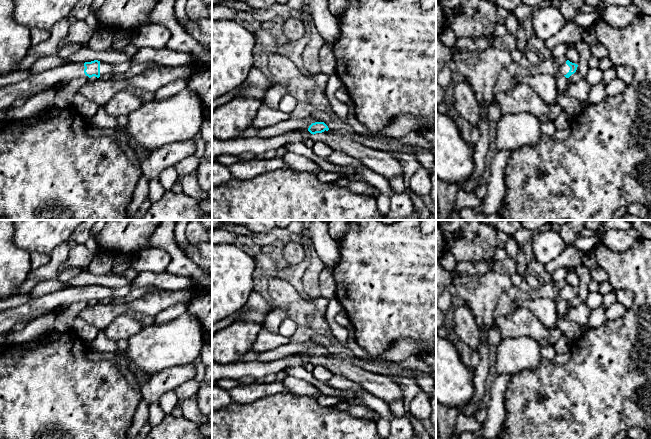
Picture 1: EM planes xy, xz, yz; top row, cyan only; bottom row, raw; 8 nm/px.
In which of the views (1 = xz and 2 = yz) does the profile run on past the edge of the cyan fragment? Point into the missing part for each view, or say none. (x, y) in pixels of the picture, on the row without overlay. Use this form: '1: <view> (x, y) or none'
1: xz (381, 386)
2: yz (564, 292)

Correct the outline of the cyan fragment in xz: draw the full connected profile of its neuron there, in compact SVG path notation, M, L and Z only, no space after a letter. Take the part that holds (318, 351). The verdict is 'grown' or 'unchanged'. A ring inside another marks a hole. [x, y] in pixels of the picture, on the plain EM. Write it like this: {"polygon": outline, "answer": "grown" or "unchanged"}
{"polygon": "M315 346L296 354L309 355L314 366L323 366L330 370L333 375L339 375L357 383L365 391L384 400L386 403L403 400L400 385L389 376L369 372L346 361L331 359L327 356L329 352L324 346Z", "answer": "grown"}

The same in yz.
{"polygon": "M567 284L565 287L560 289L559 296L566 302L574 299L577 296L578 289Z", "answer": "grown"}

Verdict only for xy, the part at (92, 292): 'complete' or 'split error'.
split error

